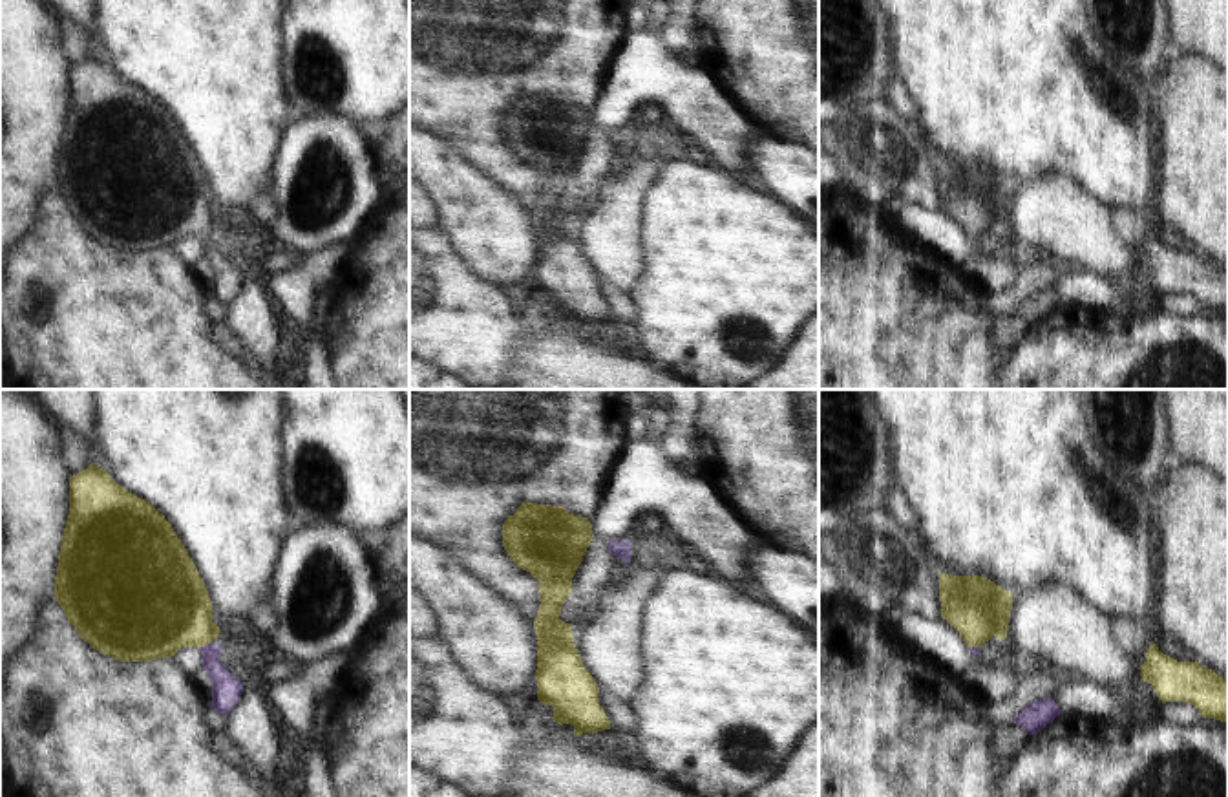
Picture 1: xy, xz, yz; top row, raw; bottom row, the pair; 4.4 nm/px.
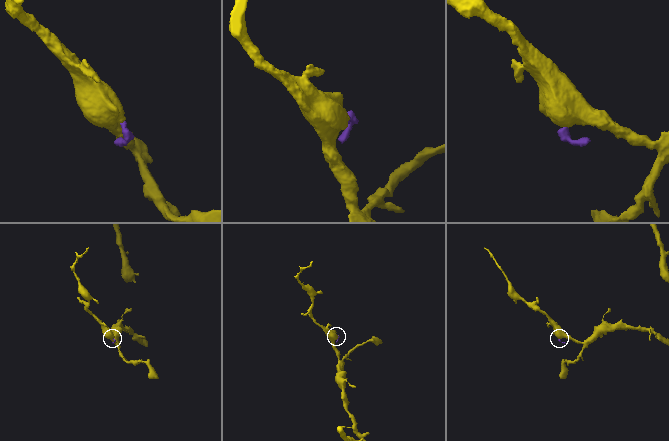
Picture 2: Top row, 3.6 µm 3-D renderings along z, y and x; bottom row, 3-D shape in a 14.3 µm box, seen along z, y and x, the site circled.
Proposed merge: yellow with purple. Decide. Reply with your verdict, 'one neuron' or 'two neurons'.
one neuron

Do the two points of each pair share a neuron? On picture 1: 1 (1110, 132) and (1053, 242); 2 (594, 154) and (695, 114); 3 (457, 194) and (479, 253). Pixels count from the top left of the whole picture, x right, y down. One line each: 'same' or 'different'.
1: different
2: same
3: same

